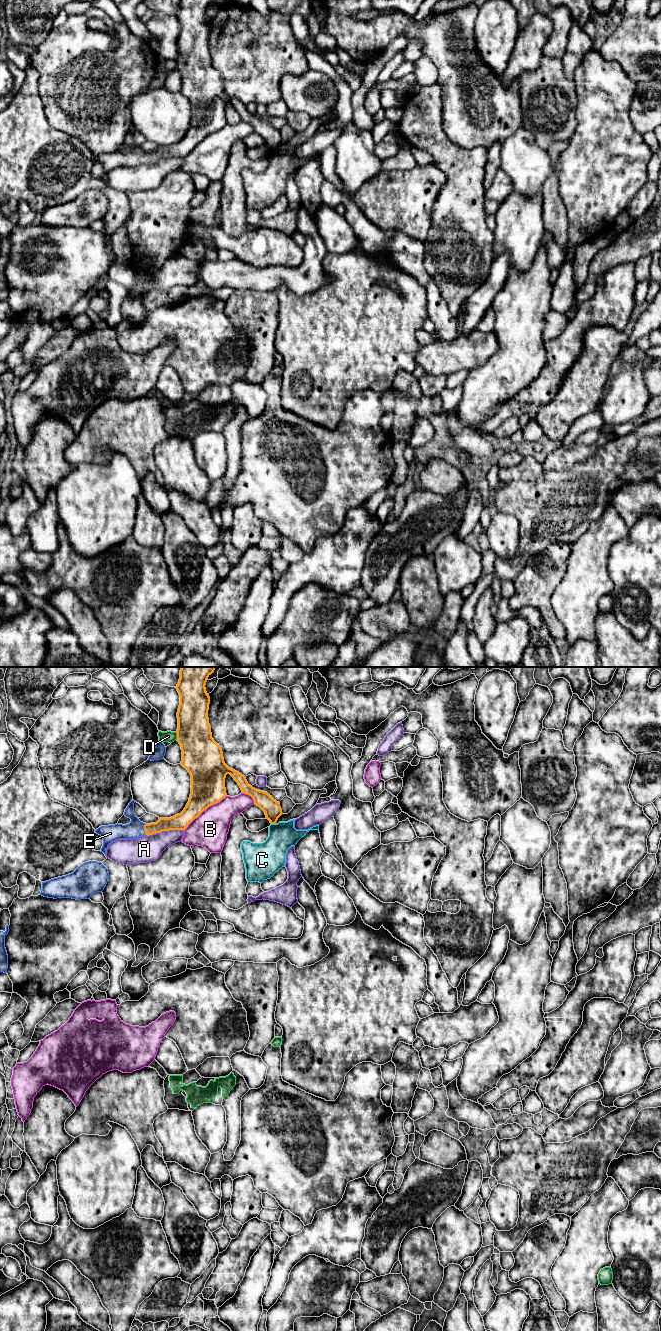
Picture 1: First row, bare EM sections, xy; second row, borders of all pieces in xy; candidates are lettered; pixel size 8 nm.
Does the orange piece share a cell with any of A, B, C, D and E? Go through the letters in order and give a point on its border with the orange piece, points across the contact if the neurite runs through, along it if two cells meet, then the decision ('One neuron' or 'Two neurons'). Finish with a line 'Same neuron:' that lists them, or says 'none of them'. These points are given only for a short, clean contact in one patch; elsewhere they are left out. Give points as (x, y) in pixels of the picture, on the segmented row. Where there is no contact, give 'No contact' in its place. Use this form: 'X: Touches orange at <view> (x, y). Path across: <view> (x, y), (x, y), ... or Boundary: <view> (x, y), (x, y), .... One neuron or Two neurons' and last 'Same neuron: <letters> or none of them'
A: Touches orange at xy (164, 830). Two neurons
B: Touches orange at xy (204, 809). Two neurons
C: Touches orange at xy (273, 823). Boundary: xy (271, 823), (275, 824). Two neurons
D: Touches orange at xy (177, 736). Two neurons
E: Touches orange at xy (144, 829). Path across: xy (173, 823), (144, 829), (135, 829). One neuron
Same neuron: E

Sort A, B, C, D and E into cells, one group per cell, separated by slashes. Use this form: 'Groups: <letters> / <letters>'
Groups: A / B / C / D / E

